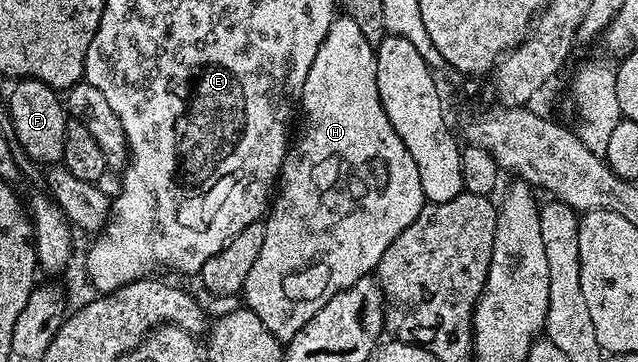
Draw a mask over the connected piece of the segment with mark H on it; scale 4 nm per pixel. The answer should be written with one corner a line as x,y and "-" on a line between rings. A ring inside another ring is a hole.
337,17
334,18
333,23
329,26
329,32
323,41
323,45
319,45
319,53
315,53
315,61
311,61
311,69
307,73
307,77
300,84
301,111
305,114
301,119
301,132
298,133
297,140
295,140
294,143
292,140
291,146
285,152
285,160
281,166
281,174
279,176
279,190
276,192
275,198
271,203
271,210
264,220
265,232
263,233
263,249
259,249
259,258
255,260
255,265
251,265
251,273
247,273
247,281
245,282
243,292
243,298
245,298
243,299
244,306
253,311
255,317
259,317
259,321
263,321
263,325
267,327
269,332
273,334
276,339
288,341
291,337
295,337
295,333
299,333
299,329
303,329
303,325
307,325
307,321
311,321
311,317
315,317
315,313
319,313
319,309
323,309
323,305
327,305
327,301
331,301
331,297
335,297
335,293
339,293
343,289
355,285
355,281
372,276
377,270
383,253
387,253
387,245
391,245
391,241
395,241
395,237
406,234
411,225
411,221
415,221
415,217
419,217
419,213
425,207
426,199
419,181
419,170
415,167
415,160
407,151
407,146
400,140
399,134
392,128
391,122
387,119
387,113
384,112
383,105
380,103
379,89
376,87
376,59
375,48
367,41
367,37
363,37
363,32
359,29
359,25
355,25
355,21
351,21
350,19

